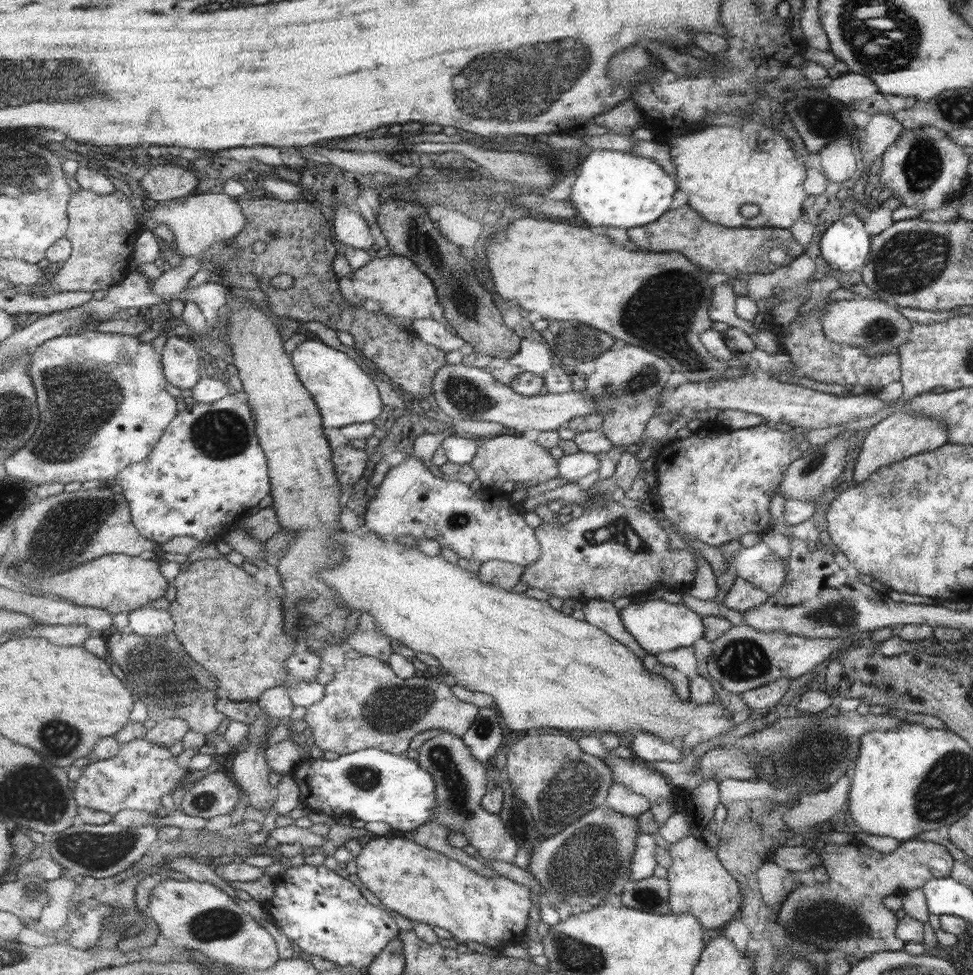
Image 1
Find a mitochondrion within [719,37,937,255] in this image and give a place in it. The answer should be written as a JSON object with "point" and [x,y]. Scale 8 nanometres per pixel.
{"point":[823,119]}

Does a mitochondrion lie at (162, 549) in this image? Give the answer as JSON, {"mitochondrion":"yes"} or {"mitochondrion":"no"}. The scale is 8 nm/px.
{"mitochondrion":"no"}

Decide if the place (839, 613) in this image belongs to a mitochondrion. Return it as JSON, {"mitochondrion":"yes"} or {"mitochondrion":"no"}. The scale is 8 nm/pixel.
{"mitochondrion":"yes"}

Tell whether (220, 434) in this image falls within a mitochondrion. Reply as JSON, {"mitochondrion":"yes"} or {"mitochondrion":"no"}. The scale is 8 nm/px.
{"mitochondrion":"yes"}

